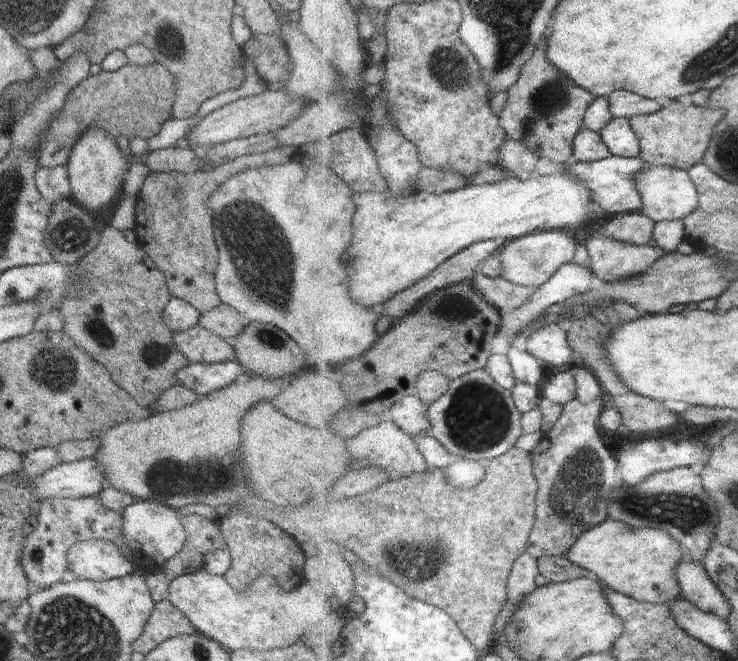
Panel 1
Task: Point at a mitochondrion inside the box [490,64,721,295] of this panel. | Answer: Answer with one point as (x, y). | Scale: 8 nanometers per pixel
(550, 98)

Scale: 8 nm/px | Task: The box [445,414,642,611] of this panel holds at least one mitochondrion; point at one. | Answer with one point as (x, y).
(577, 490)

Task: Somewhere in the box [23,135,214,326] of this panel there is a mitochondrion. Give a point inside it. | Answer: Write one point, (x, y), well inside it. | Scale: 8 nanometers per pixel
(69, 235)

